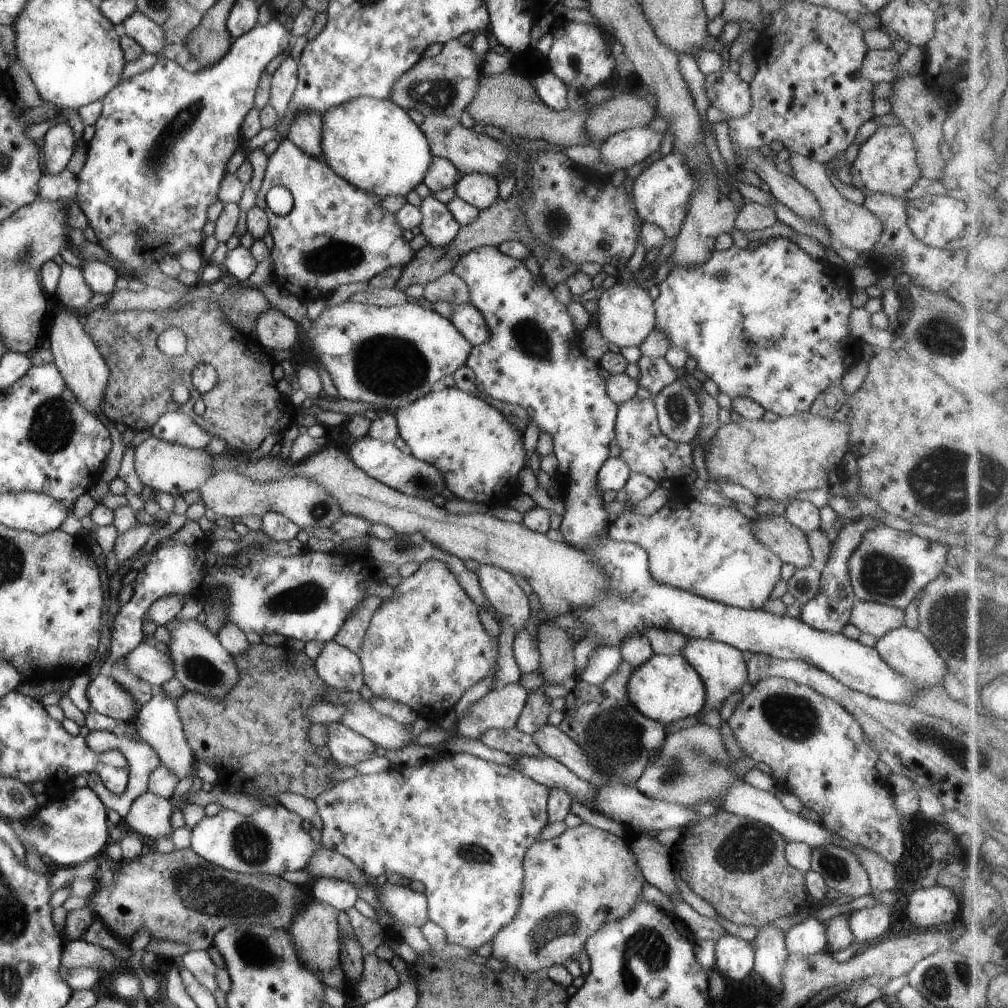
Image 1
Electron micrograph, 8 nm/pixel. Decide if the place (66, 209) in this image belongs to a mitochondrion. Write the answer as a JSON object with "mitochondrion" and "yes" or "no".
{"mitochondrion":"no"}

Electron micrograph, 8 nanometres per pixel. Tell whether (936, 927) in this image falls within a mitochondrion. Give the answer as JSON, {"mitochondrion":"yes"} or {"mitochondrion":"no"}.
{"mitochondrion":"no"}

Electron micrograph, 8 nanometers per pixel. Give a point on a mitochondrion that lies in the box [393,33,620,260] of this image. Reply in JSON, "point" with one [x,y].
{"point":[438,93]}

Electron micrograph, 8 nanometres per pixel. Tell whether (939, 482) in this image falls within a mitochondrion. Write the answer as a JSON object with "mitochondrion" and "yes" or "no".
{"mitochondrion":"yes"}

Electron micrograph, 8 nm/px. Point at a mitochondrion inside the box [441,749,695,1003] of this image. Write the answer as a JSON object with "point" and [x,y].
{"point":[646,952]}

